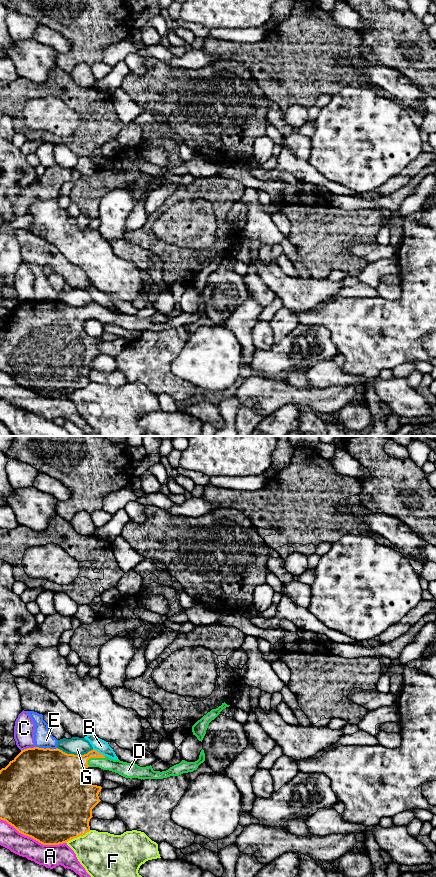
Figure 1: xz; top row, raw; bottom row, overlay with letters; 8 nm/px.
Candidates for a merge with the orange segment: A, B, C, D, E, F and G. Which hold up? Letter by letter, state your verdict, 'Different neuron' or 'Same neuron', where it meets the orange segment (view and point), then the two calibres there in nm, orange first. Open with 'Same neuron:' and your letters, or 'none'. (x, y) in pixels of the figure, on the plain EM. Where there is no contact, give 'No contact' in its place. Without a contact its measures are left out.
Same neuron: D
A: Different neuron. Touches orange at xz (33, 390). Thickness 500 nm (orange) against 190 nm
B: Different neuron. Touches orange at xz (98, 304). Thickness 200 nm (orange) against 100 nm
C: Different neuron. Touches orange at xz (27, 300). Thickness 480 nm (orange) against 170 nm
D: Same neuron. Touches orange at xz (93, 309). Thickness 280 nm (orange) against 110 nm
E: Different neuron. Touches orange at xz (46, 300). Thickness 500 nm (orange) against 150 nm
F: Different neuron. Touches orange at xz (77, 388). Thickness 500 nm (orange) against 360 nm
G: Different neuron. Touches orange at xz (75, 307). Thickness 460 nm (orange) against 140 nm

